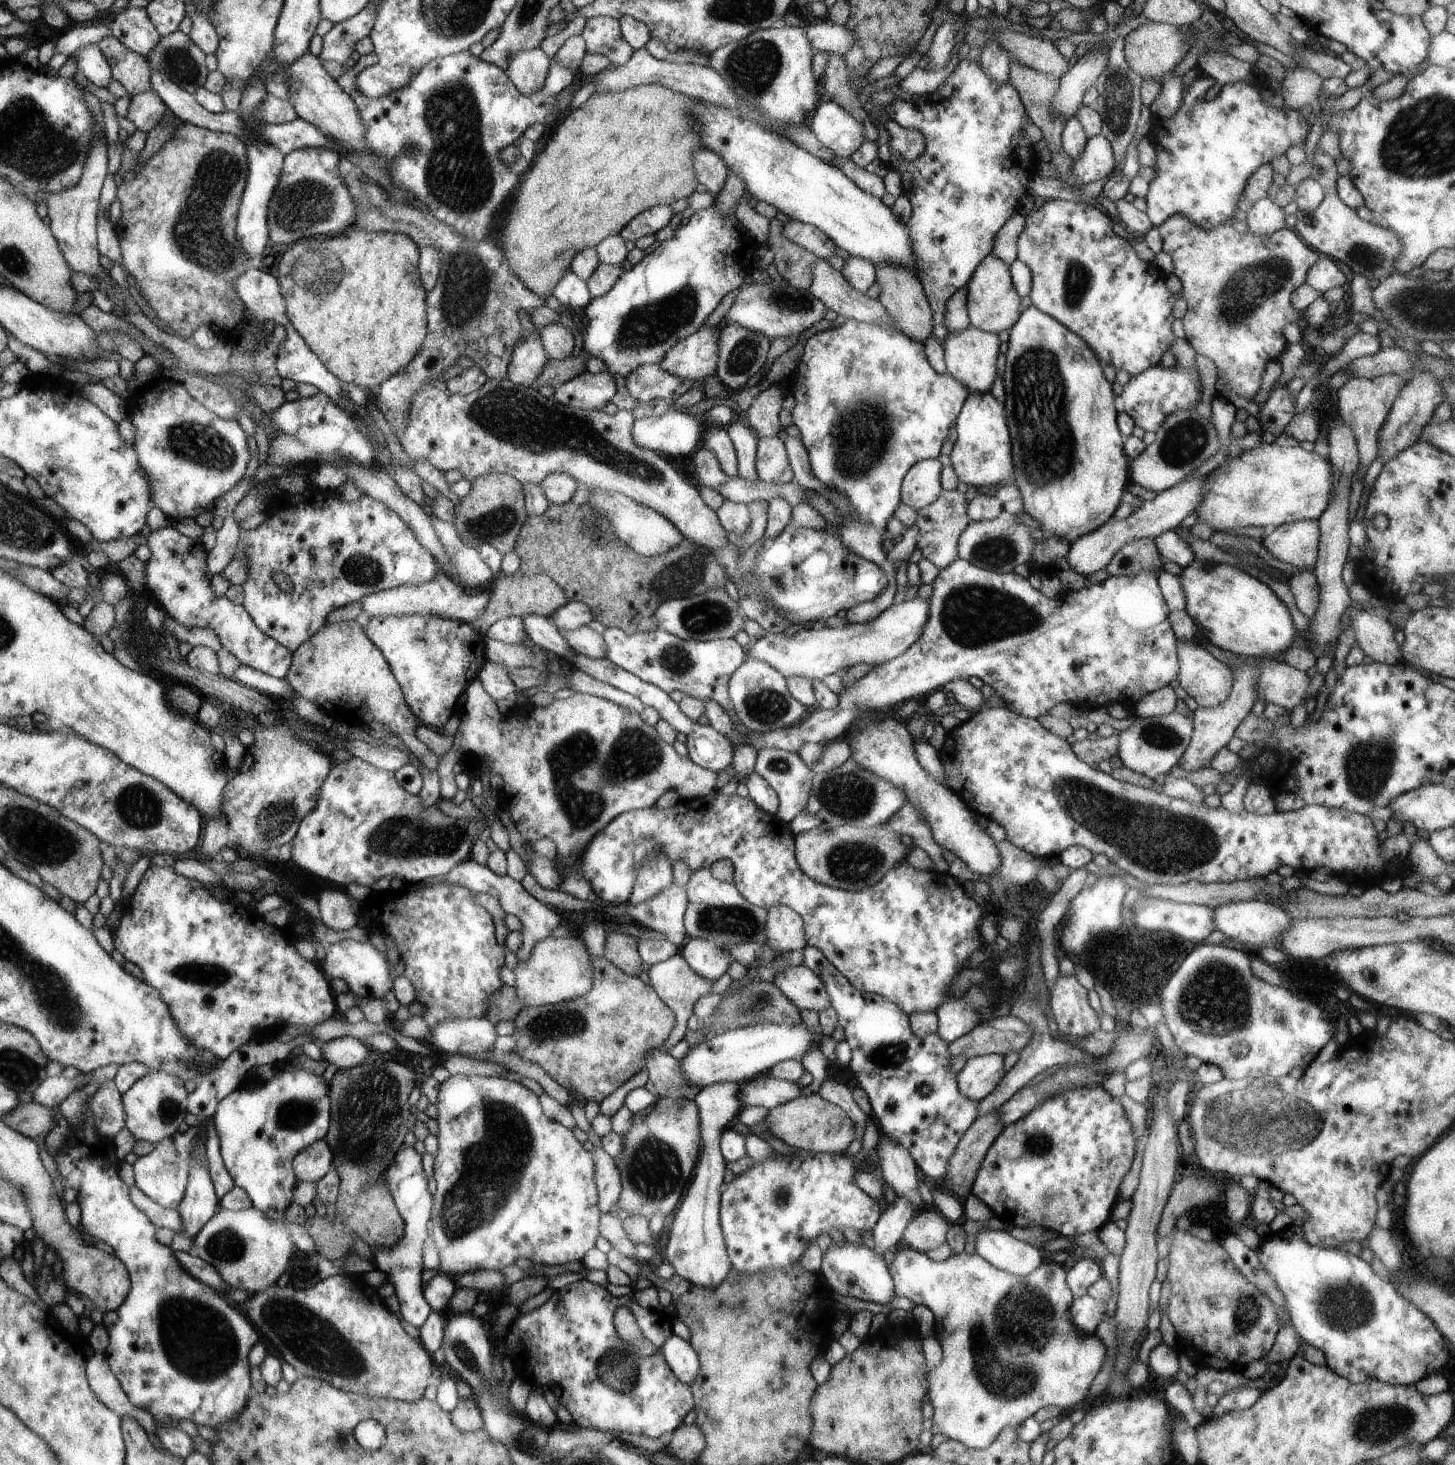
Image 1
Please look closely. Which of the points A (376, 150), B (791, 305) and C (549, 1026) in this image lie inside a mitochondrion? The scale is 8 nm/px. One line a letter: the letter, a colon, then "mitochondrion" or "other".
A: other
B: mitochondrion
C: mitochondrion

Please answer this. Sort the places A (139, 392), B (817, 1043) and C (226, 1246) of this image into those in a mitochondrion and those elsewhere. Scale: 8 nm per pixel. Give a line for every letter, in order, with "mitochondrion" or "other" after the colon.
A: other
B: other
C: mitochondrion

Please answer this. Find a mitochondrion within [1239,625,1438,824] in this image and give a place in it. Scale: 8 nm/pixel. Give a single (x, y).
(1366, 766)

